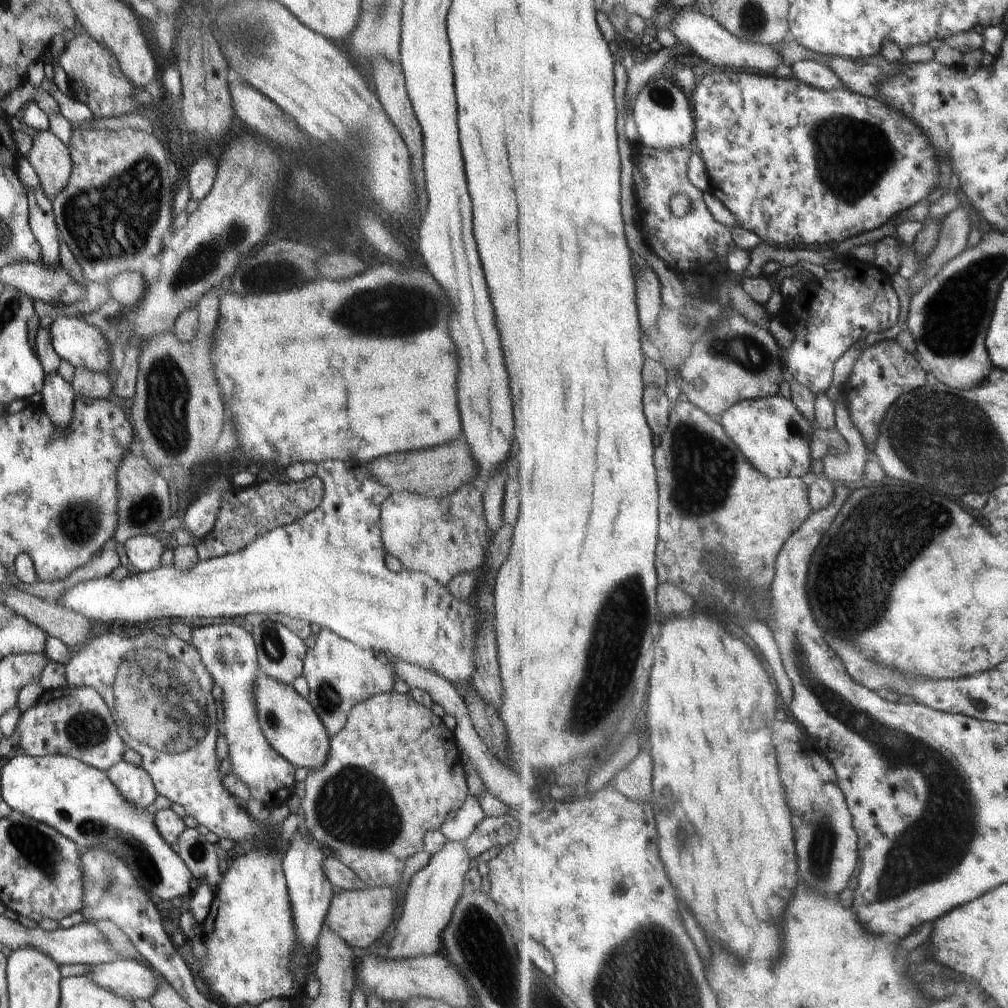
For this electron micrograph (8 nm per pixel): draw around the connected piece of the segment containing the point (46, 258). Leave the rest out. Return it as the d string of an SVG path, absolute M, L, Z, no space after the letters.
M27 188L29 223L41 246L42 264L55 267L59 264L59 230L55 223L53 204L42 189Z

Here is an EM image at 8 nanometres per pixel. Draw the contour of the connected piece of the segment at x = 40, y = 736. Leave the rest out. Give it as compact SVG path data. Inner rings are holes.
M74 687L48 690L34 706L20 714L16 731L27 756L70 756L102 772L120 764L128 746L118 735L115 721L109 708L98 692L90 687Z

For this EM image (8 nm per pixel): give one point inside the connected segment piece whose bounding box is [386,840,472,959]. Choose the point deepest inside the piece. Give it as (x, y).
(432, 895)

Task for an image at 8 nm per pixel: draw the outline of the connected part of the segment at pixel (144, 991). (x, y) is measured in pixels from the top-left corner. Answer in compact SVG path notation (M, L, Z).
M120 958L92 967L86 972L86 978L129 1002L134 1003L138 999L148 1001L158 989L156 976L140 962Z

